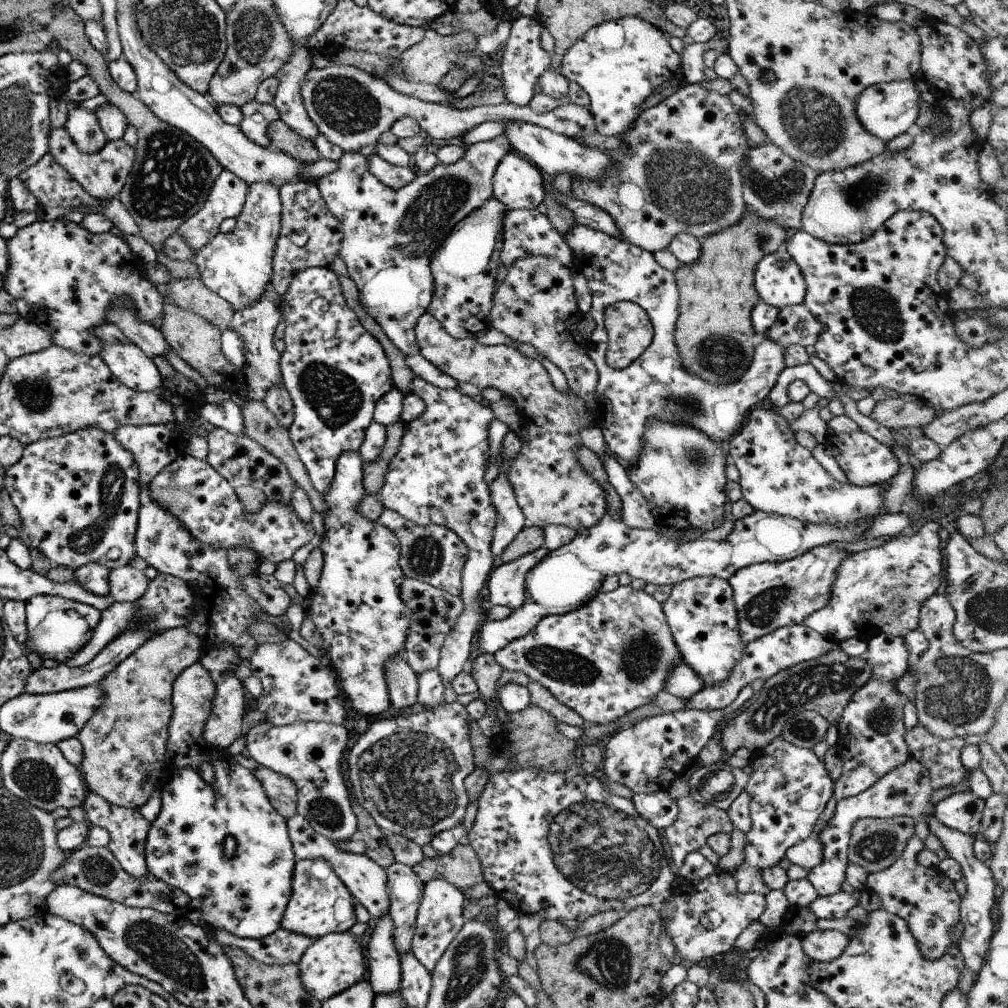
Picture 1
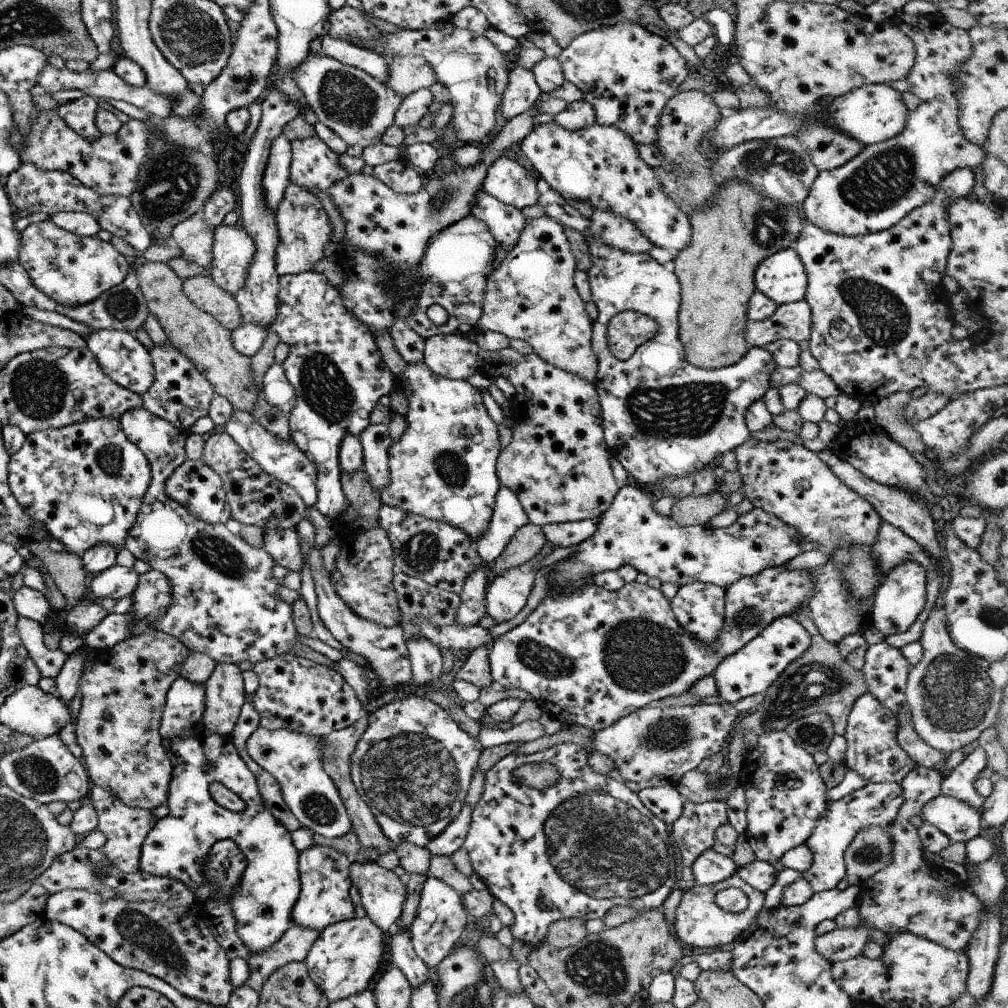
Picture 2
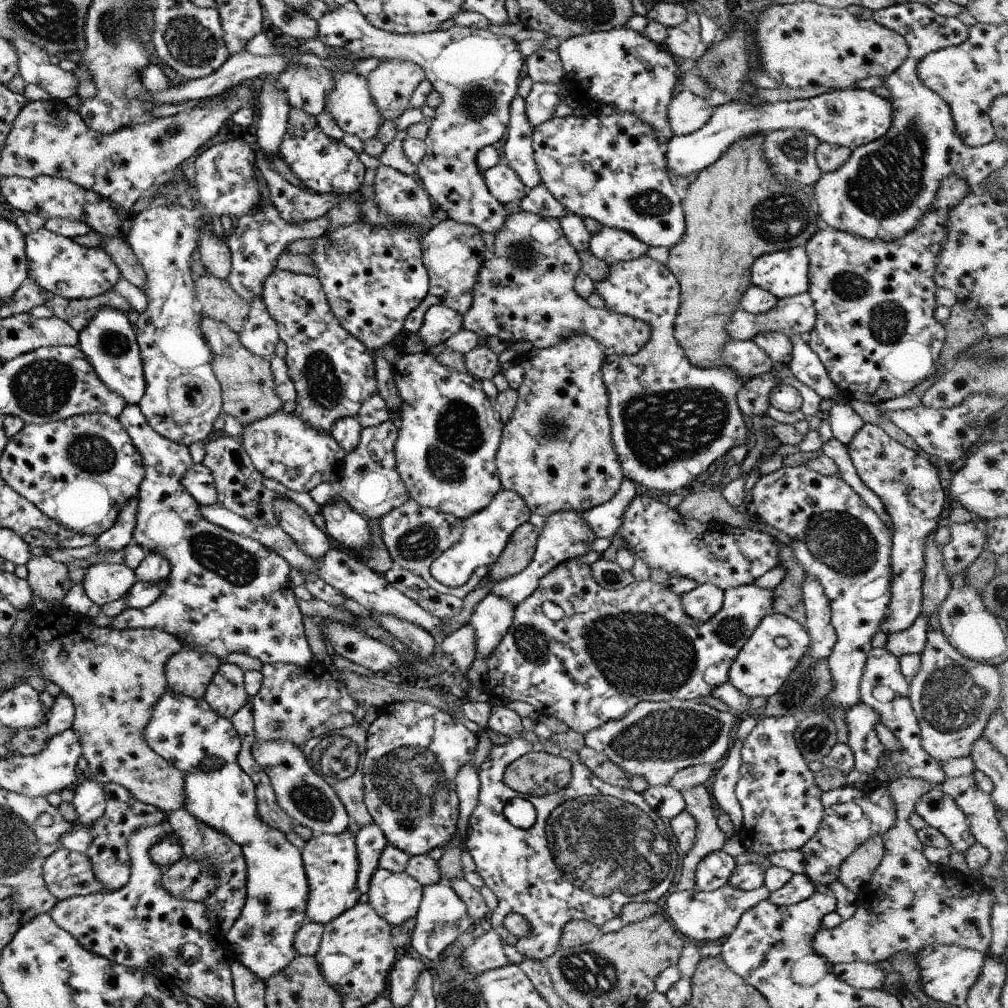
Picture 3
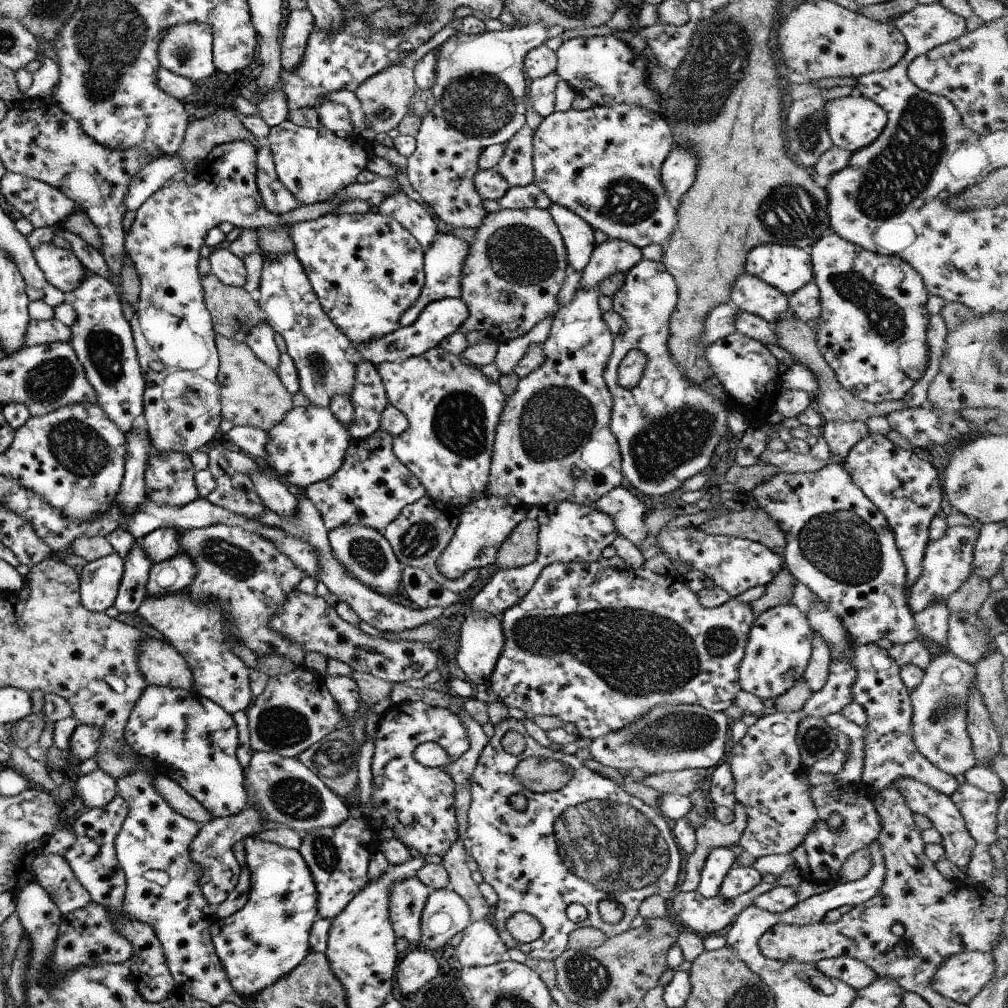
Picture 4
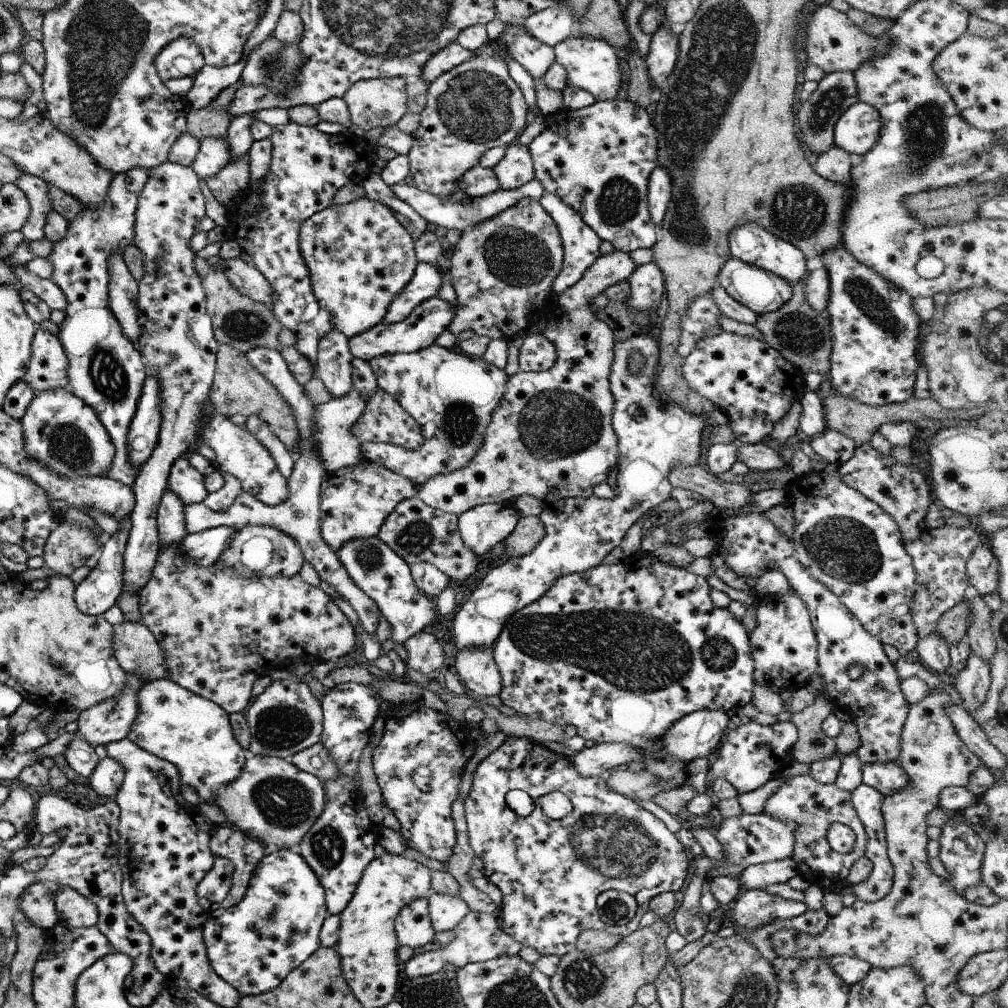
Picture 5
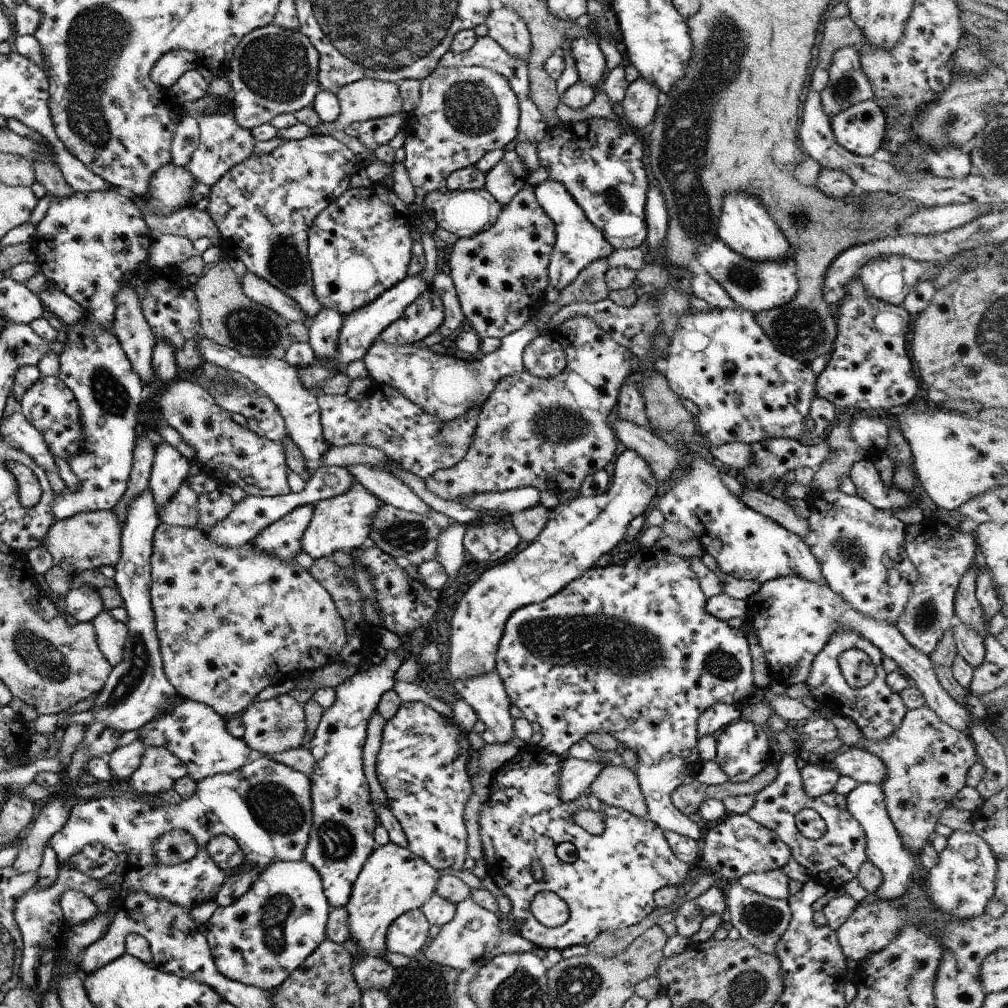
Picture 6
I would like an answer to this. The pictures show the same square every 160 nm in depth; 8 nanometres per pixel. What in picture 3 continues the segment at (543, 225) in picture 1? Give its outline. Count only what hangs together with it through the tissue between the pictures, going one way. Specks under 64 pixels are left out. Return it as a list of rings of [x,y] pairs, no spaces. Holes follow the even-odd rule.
[[[341,5],[337,6],[337,10],[326,11],[317,20],[315,20],[318,40],[324,45],[331,47],[338,47],[347,53],[354,54],[359,59],[362,58],[377,58],[377,60],[388,61],[391,59],[397,59],[398,61],[411,61],[416,64],[424,72],[424,78],[430,82],[433,90],[436,90],[441,97],[441,102],[437,107],[434,108],[435,115],[429,122],[429,130],[427,131],[426,137],[423,142],[426,144],[425,156],[419,161],[415,168],[415,178],[419,184],[423,187],[423,190],[428,194],[434,208],[439,208],[445,211],[447,218],[468,225],[476,226],[480,231],[489,232],[489,234],[495,234],[504,225],[505,218],[508,217],[507,210],[503,207],[503,204],[497,202],[489,191],[486,189],[482,173],[479,172],[477,165],[475,164],[475,153],[484,146],[495,144],[499,142],[503,136],[506,135],[506,128],[509,118],[509,103],[511,99],[516,95],[517,83],[519,82],[519,70],[524,63],[524,55],[521,54],[517,48],[516,42],[508,37],[499,36],[491,33],[489,29],[476,29],[471,27],[458,27],[453,25],[447,30],[434,30],[428,33],[419,34],[397,34],[392,32],[384,31],[383,29],[375,28],[368,20],[352,5]]]

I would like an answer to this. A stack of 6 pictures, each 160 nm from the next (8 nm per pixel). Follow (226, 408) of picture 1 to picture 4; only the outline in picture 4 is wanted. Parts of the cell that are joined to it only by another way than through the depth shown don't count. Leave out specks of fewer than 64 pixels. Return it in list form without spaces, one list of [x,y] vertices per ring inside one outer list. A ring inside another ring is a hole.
[[[311,405],[293,407],[267,432],[262,464],[273,470],[279,480],[293,491],[303,492],[310,484],[335,474],[343,464],[344,452],[352,438],[328,408]]]

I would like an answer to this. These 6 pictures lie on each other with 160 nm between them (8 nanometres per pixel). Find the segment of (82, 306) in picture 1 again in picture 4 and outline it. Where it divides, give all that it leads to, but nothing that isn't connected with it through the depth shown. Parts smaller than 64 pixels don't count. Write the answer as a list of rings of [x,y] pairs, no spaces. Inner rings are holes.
[[[51,242],[41,243],[32,248],[32,255],[47,284],[62,293],[72,292],[86,273],[81,260],[70,248],[64,249]]]

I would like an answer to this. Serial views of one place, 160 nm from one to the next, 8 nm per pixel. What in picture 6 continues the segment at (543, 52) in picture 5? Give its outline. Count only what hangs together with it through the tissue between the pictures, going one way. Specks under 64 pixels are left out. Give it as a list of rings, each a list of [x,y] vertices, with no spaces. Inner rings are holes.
[[[506,7],[490,10],[482,24],[487,28],[487,36],[497,42],[507,54],[527,59],[529,34],[513,10]]]

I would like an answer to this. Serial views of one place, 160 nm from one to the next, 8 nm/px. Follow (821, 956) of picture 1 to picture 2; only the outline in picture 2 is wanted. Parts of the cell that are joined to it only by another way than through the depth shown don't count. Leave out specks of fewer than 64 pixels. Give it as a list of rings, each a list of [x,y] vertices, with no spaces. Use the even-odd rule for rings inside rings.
[[[858,924],[854,929],[833,929],[822,935],[817,935],[813,944],[817,954],[820,954],[827,962],[836,963],[863,954],[864,945],[870,945],[867,938],[867,930]]]

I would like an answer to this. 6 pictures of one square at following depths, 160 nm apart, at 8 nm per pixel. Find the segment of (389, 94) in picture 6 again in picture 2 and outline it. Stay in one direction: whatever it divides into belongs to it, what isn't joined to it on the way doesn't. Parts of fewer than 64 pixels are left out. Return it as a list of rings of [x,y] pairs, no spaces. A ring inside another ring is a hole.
[[[397,55],[388,60],[388,78],[383,83],[395,94],[406,97],[436,82],[432,66],[419,55]]]

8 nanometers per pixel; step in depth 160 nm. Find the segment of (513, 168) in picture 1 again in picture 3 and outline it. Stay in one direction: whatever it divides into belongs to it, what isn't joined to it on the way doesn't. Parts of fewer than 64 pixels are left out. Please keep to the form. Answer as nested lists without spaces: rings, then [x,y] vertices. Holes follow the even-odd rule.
[[[504,161],[484,170],[482,177],[489,194],[503,205],[519,202],[526,195],[526,186]]]

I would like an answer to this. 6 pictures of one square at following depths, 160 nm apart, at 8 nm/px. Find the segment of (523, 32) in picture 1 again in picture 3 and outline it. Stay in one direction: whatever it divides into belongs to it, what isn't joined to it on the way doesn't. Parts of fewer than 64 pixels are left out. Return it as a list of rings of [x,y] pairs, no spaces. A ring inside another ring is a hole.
[[[516,94],[509,103],[503,161],[517,174],[527,190],[540,183],[530,143],[532,128],[525,116],[524,99]]]

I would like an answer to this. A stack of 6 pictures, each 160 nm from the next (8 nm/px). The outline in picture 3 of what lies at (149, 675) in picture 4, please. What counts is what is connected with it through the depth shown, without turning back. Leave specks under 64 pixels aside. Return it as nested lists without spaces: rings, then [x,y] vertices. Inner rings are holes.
[[[195,649],[180,650],[166,662],[167,689],[200,699],[219,665],[220,660],[212,654],[200,653]]]

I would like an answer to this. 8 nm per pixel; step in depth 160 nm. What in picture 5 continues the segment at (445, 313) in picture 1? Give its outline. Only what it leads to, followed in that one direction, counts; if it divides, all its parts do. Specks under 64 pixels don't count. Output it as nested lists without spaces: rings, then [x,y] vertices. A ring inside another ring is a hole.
[[[418,261],[411,280],[391,301],[382,322],[398,323],[407,318],[409,313],[428,298],[438,296],[442,281],[442,270],[433,263]]]

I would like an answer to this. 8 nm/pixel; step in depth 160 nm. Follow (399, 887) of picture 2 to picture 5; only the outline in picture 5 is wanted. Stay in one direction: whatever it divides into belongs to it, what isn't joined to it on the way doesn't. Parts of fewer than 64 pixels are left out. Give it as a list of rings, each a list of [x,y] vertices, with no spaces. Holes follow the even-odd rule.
[[[419,897],[399,909],[394,920],[394,933],[399,945],[405,945],[412,948],[415,952],[421,950],[423,946],[429,947],[433,943],[434,930],[428,917],[427,897]]]

